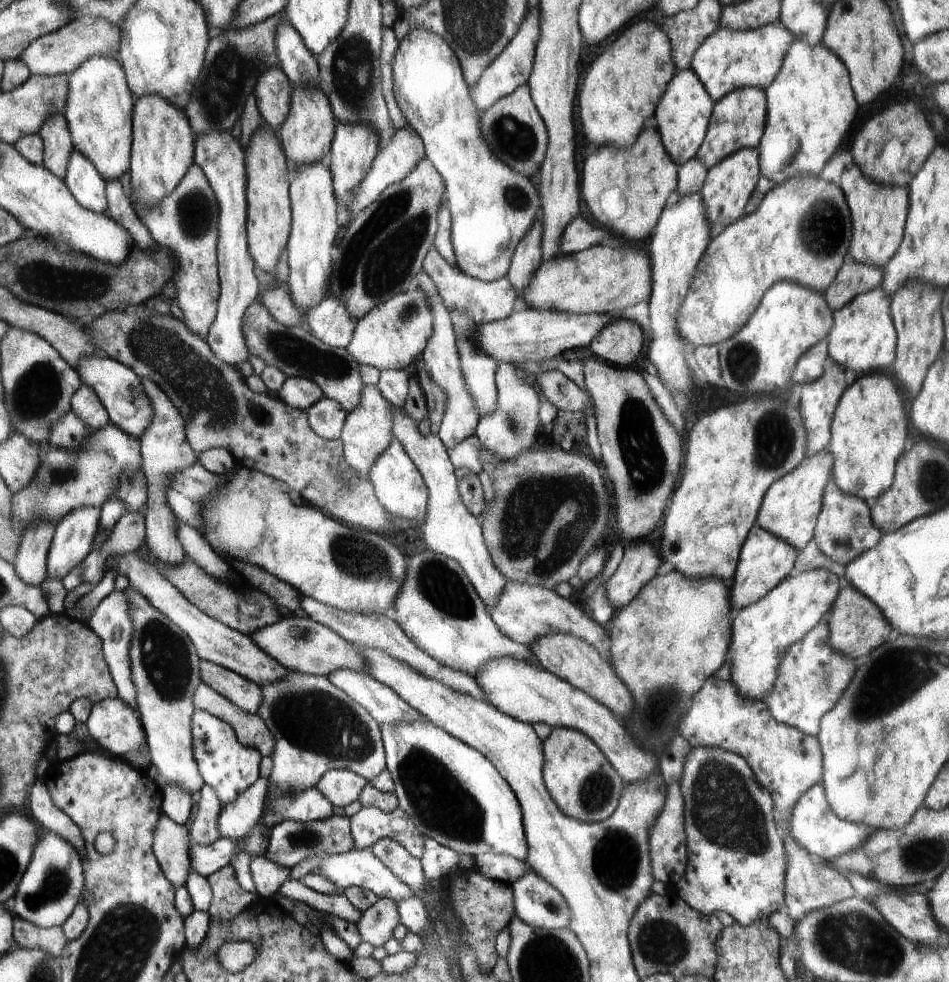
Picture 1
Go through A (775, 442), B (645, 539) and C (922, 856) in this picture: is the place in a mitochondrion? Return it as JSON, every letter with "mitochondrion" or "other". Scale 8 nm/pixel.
{"A":"mitochondrion","B":"other","C":"mitochondrion"}

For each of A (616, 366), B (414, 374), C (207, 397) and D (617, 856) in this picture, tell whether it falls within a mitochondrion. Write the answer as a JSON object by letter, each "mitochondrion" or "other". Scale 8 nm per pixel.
{"A":"other","B":"other","C":"mitochondrion","D":"mitochondrion"}

